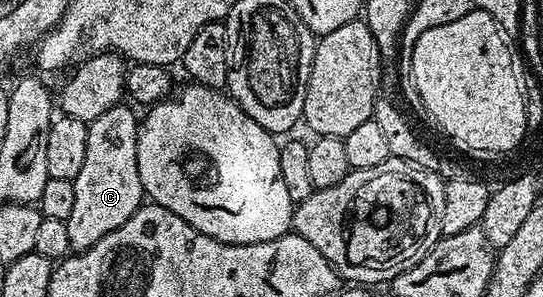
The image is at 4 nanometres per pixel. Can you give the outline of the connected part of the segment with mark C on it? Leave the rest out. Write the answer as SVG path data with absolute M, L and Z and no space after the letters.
M123 102L104 110L100 118L88 125L88 155L84 157L84 167L74 179L76 190L72 214L68 214L68 242L74 252L86 252L104 234L124 226L132 214L142 207L144 193L140 182L140 170L136 166L136 142L138 141L139 117L134 117L135 109Z

